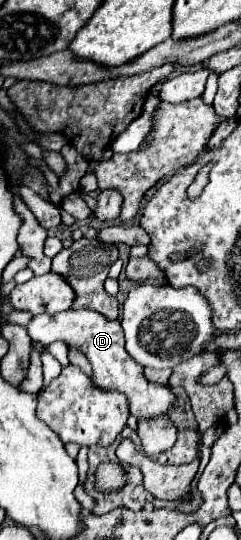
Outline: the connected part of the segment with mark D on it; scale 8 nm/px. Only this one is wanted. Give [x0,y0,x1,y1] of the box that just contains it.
[27,310,177,420]

